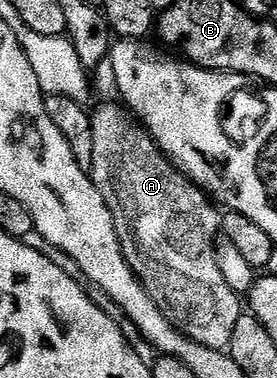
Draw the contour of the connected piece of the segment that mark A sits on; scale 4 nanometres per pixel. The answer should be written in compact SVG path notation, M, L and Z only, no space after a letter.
M115 104L116 105L100 105L97 109L93 108L91 110L92 126L94 127L94 159L92 160L90 176L94 187L98 187L98 191L106 203L106 207L110 207L116 234L120 240L122 255L140 281L140 286L147 291L150 295L150 299L154 299L154 303L160 308L162 315L179 333L186 334L194 343L198 343L207 349L227 350L228 344L230 343L230 335L234 335L234 323L238 323L238 319L242 315L242 297L241 294L234 292L233 289L229 287L226 283L226 279L222 279L222 270L218 268L216 243L214 239L221 236L222 233L221 210L213 204L209 194L205 193L199 185L195 185L186 174L180 172L180 170L168 160L168 156L156 146L156 140L148 134L147 129L132 116L131 112L129 112L123 104Z

